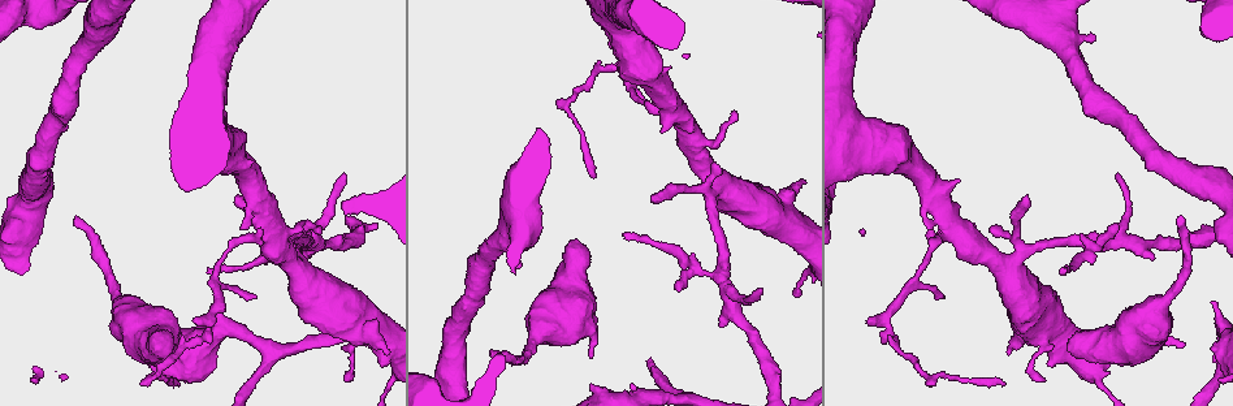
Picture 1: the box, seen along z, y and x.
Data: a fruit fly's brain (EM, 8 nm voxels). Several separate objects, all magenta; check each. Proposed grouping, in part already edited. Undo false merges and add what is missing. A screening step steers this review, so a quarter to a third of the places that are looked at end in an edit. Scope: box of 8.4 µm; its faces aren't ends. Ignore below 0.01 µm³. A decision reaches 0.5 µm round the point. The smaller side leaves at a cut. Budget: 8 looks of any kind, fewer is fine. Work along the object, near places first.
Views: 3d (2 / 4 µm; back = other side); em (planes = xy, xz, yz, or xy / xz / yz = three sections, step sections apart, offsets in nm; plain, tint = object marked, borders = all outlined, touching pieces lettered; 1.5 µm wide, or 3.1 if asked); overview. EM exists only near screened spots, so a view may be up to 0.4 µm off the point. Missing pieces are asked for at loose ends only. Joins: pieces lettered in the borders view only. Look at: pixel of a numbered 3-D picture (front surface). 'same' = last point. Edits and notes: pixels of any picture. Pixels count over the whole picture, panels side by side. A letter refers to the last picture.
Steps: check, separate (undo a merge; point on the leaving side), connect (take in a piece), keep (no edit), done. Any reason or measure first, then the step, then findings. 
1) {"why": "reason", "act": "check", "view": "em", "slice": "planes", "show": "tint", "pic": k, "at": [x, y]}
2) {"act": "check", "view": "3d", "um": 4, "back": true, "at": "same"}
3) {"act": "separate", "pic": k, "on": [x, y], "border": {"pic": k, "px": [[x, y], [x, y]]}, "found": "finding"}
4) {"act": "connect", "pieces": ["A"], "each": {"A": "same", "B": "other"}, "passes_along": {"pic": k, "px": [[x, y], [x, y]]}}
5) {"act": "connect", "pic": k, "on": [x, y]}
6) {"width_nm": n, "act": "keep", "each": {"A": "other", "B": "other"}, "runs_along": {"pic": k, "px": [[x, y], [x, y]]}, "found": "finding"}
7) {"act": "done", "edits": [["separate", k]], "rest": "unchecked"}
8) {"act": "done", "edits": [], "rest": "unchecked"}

{"why": "thin end", "act": "check", "view": "3d", "um": 4, "pic": 1, "at": [1059, 271]}

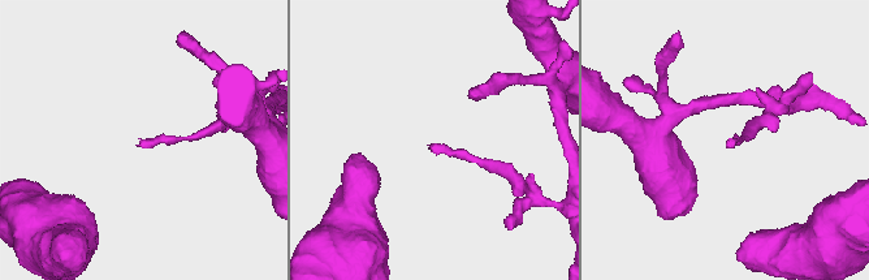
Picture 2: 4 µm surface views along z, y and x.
{"why": "shape alone is not enough", "act": "check", "view": "em", "slice": "planes", "show": "tint", "pic": 2, "at": [140, 144]}

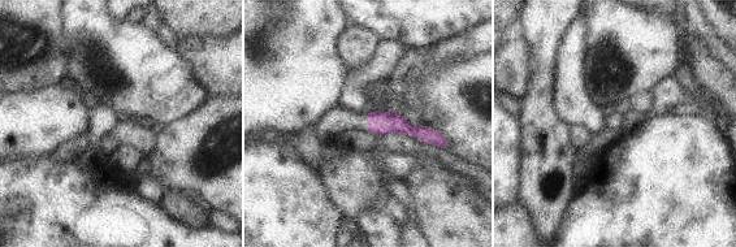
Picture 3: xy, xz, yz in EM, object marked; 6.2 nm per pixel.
{"act": "check", "view": "em", "slice": "planes", "show": "borders", "at": "same"}

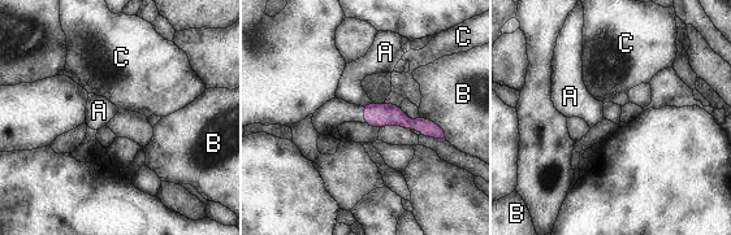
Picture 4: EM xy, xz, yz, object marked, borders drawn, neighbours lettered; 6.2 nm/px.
{"act": "keep", "each": {"A": "other", "B": "other", "C": "other"}, "border": {"pic": 4, "px": [[384, 103], [398, 107]]}, "found": "no lettered piece goes on from it"}

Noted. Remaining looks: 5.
{"why": "four-way junction", "act": "check", "view": "em", "slice": "planes", "show": "tint", "pic": 1, "at": [716, 178]}

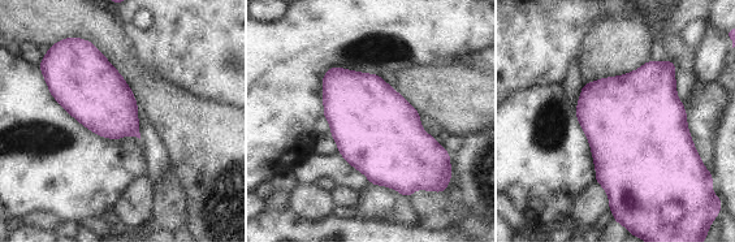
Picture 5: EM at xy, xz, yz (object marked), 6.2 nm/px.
{"act": "check", "view": "em", "slice": "planes", "show": "borders", "at": "same"}

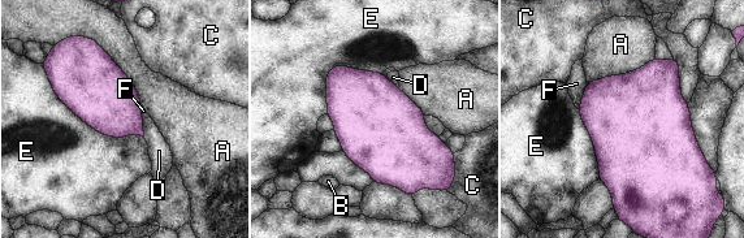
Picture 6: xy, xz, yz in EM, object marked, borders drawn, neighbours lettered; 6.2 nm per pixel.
{"act": "keep", "each": {"A": "other", "B": "other", "C": "other", "D": "other", "E": "other", "F": "other"}, "border": {"pic": 6, "px": [[654, 57], [637, 69], [588, 82]]}, "found": "all the same neuron"}

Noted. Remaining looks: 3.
{"why": "branch stops here", "act": "check", "view": "em", "slice": "planes", "show": "borders", "pic": 1, "at": [650, 201]}

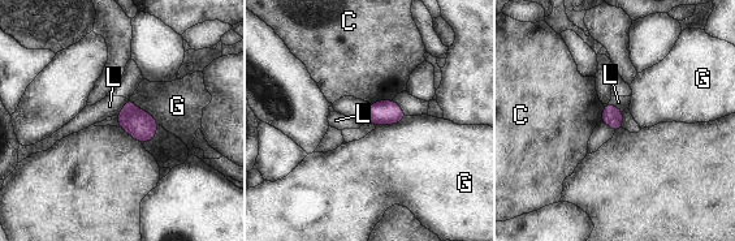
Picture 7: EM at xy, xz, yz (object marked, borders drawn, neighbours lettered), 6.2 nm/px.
{"longest_contact_nm": ["G", 240], "act": "keep", "each": {"C": "other", "G": "other", "L": "other"}, "border": {"pic": 7, "px": [[128, 99], [126, 104], [117, 113]]}, "found": "no lettered piece goes on from it"}

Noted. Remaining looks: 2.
{"act": "done", "edits": [], "rest": "unchecked"}

